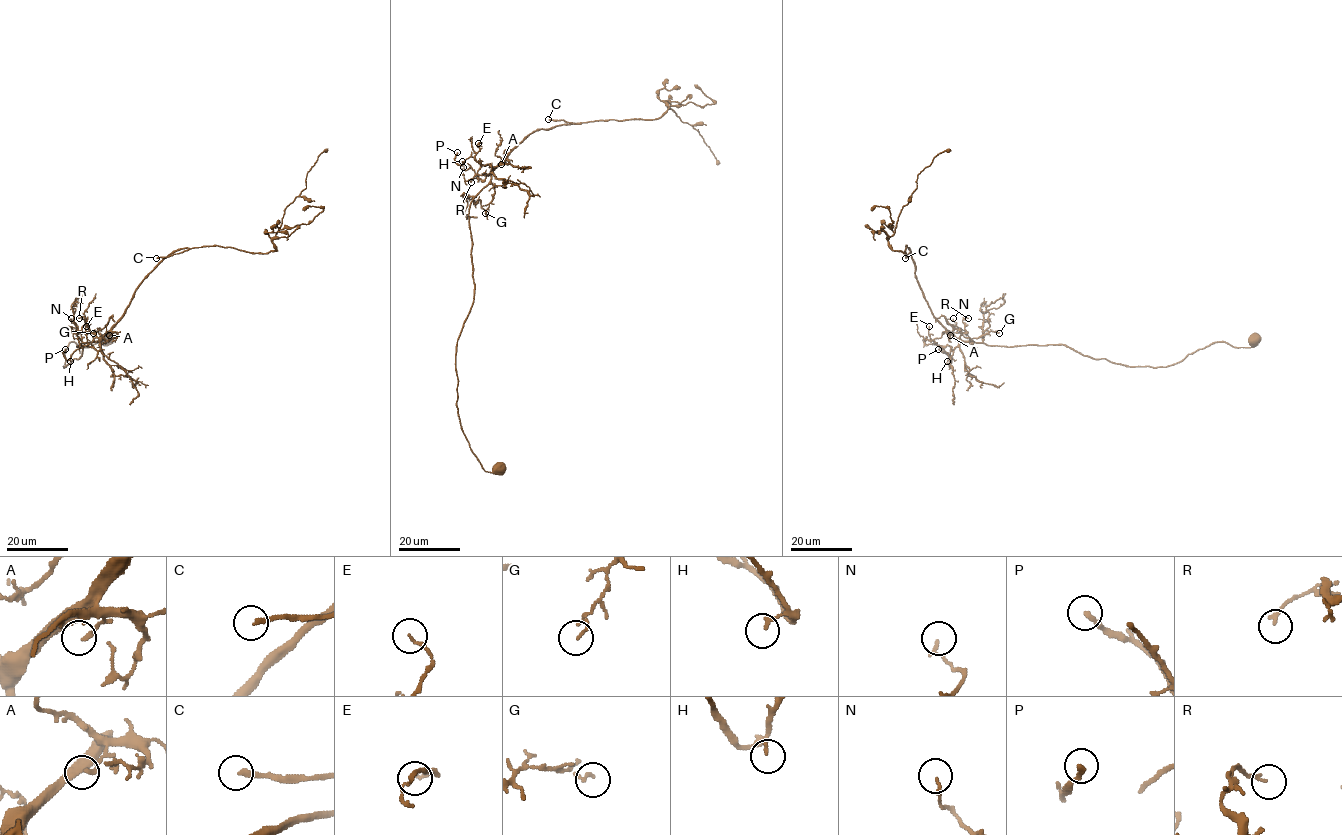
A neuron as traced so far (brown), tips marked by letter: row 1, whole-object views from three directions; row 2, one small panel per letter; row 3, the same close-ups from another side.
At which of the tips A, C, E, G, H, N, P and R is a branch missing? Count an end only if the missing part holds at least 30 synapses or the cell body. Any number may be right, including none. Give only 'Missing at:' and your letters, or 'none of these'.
Missing at: C

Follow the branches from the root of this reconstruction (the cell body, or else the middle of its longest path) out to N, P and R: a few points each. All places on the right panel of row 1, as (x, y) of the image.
N: (1253, 339), (1253, 347), (1212, 343), (1165, 367), (1125, 366), (1063, 344), (967, 342), (952, 331), (953, 318)
P: (1253, 339), (1253, 347), (1212, 343), (1156, 367), (1063, 344), (961, 340), (942, 349), (951, 360), (938, 349)
R: (1253, 339), (1253, 347), (1212, 343), (1165, 367), (1125, 366), (1063, 344), (961, 340), (962, 319), (968, 318)

